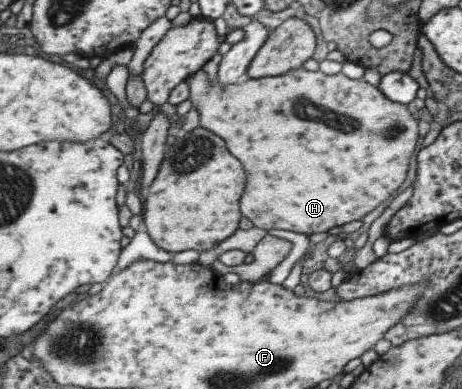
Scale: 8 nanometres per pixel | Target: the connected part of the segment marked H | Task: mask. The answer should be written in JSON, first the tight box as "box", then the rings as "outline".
{"box":[185,67,420,236],"outline":[[[299,67],[297,70],[289,70],[281,76],[249,79],[243,84],[231,85],[219,85],[217,80],[208,83],[207,75],[199,70],[197,73],[187,76],[185,82],[189,86],[188,100],[191,102],[191,108],[199,113],[199,127],[209,130],[209,132],[221,138],[225,142],[227,150],[243,164],[247,180],[245,180],[245,190],[241,194],[238,208],[240,215],[245,216],[255,228],[265,230],[277,228],[289,230],[289,232],[299,232],[307,236],[315,234],[315,232],[326,232],[333,226],[341,226],[351,222],[351,220],[363,218],[367,212],[377,208],[395,192],[395,189],[407,176],[407,164],[409,164],[409,156],[411,156],[417,142],[420,122],[407,111],[405,105],[387,100],[376,87],[374,88],[362,79],[349,80],[341,73],[325,76],[320,71],[307,72],[307,70]]]}

